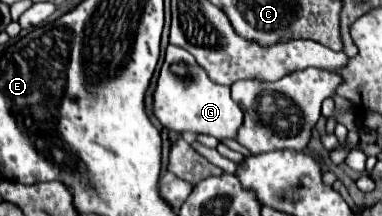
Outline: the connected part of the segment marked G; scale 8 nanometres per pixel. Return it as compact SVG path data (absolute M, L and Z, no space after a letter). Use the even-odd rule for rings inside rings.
M175 45L167 47L167 55L153 91L153 113L163 127L177 133L207 133L217 139L235 139L243 123L241 107L231 99L229 87L213 83L207 73L197 65L195 57Z

